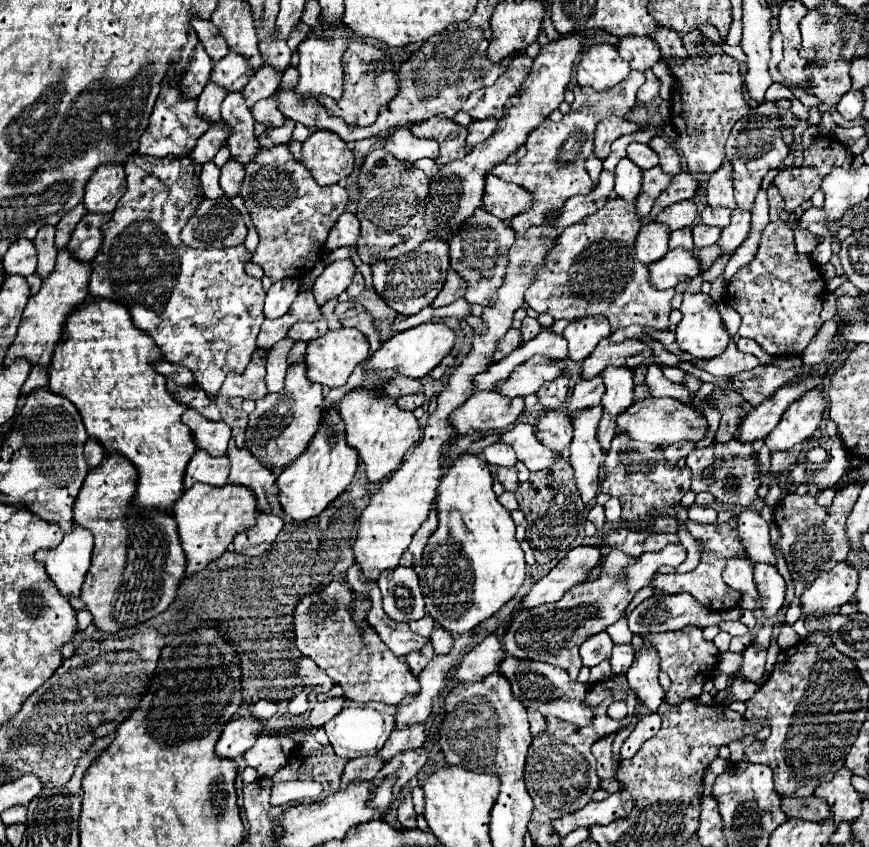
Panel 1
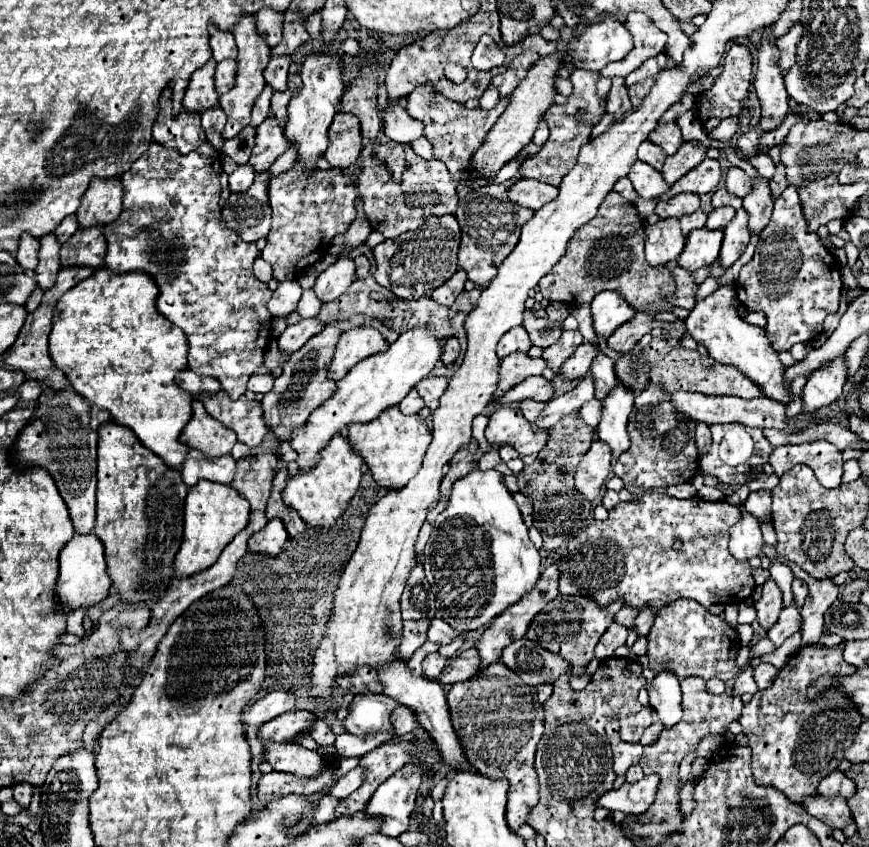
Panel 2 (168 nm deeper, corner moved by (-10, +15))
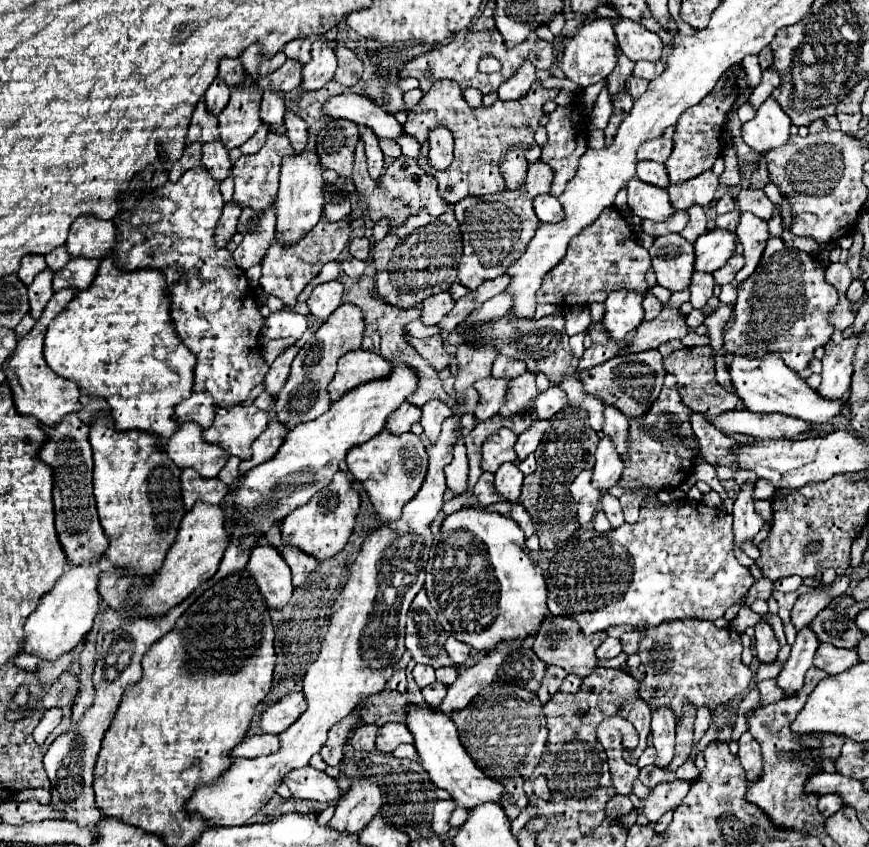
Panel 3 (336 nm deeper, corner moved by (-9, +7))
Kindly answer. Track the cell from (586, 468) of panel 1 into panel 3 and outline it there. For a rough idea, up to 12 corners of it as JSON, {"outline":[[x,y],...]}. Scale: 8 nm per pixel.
{"outline":[[582,471],[570,485],[578,503],[578,525],[592,521],[600,491],[590,481],[592,471]]}

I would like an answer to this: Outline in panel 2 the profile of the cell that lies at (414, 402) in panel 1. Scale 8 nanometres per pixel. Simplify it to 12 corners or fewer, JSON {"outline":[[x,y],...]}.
{"outline":[[411,389],[399,403],[403,413],[419,413],[425,405],[417,389]]}

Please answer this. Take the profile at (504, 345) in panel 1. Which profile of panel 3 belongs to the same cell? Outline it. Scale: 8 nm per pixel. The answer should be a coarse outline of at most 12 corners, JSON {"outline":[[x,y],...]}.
{"outline":[[498,355],[492,377],[514,377],[526,371],[522,361]]}

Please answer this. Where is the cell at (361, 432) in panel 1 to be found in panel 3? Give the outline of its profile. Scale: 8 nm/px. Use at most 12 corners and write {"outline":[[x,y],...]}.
{"outline":[[382,429],[346,457],[378,521],[400,519],[428,471],[414,433]]}

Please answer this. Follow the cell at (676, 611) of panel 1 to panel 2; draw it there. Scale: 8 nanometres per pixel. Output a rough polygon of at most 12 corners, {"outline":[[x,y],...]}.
{"outline":[[641,609],[635,619],[639,637],[649,633],[653,609]]}

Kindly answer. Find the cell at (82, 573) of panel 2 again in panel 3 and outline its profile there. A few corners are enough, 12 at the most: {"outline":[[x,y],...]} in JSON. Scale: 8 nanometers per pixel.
{"outline":[[98,563],[70,567],[24,627],[22,651],[56,661],[92,629]]}

